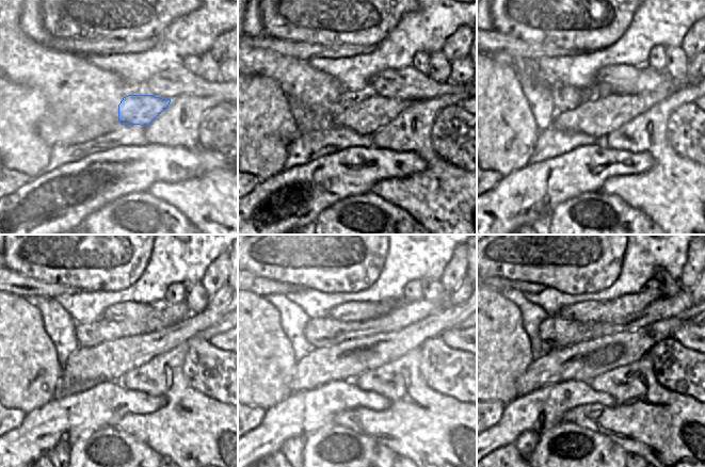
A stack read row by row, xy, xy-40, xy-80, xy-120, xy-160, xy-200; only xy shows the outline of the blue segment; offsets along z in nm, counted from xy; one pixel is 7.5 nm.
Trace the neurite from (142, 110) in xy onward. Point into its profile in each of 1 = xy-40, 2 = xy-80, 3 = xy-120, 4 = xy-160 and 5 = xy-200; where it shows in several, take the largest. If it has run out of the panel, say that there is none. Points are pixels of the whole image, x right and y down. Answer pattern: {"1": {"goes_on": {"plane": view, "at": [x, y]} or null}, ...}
{"1": {"goes_on": {"plane": "xy-40", "at": [372, 112]}}, "2": {"goes_on": {"plane": "xy-80", "at": [598, 117]}}, "3": {"goes_on": {"plane": "xy-120", "at": [109, 360]}}, "4": {"goes_on": {"plane": "xy-160", "at": [345, 361]}}, "5": {"goes_on": {"plane": "xy-200", "at": [585, 360]}}}

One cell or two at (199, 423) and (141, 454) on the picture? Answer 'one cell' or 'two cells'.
two cells

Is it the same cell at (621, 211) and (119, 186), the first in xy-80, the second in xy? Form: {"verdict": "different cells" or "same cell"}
{"verdict": "different cells"}

